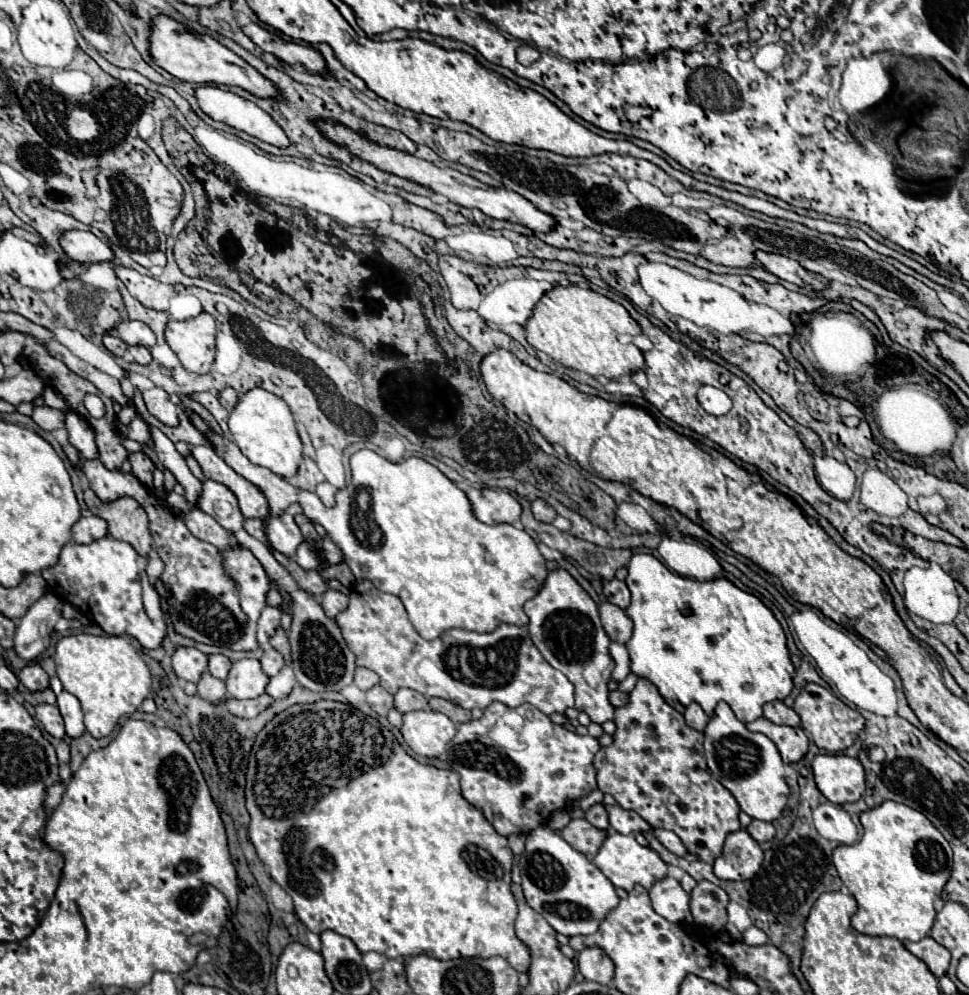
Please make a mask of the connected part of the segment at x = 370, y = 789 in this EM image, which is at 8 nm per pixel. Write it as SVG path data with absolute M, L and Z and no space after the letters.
M323 699L323 701L315 701L315 703L303 703L303 705L291 705L289 709L281 711L279 715L275 715L263 729L261 733L257 735L255 739L255 745L253 745L253 751L251 751L251 759L249 759L249 767L247 767L247 811L251 815L251 823L249 823L249 837L251 837L251 843L255 845L257 849L257 855L259 859L269 867L269 875L293 897L293 905L295 905L295 913L297 917L313 931L313 933L321 933L325 929L331 929L339 935L345 935L349 937L357 949L361 953L367 953L367 951L377 951L377 953L383 953L387 955L389 959L393 957L413 957L413 955L429 955L429 957L435 957L435 959L455 959L455 957L491 957L491 955L499 955L503 959L507 959L517 971L527 971L529 969L529 949L517 939L515 935L515 929L513 929L513 923L515 923L515 917L517 917L517 903L515 903L515 897L511 893L511 865L513 865L513 851L507 843L507 837L499 835L493 825L485 819L483 811L475 805L471 805L463 795L461 795L461 789L459 789L459 775L453 771L453 769L437 769L433 765L425 765L425 763L419 763L417 759L413 759L411 755L405 753L405 749L397 743L395 735L385 727L381 725L377 719L375 719L375 725L371 723L371 719L363 713L359 713L355 707L351 707L349 703L341 703L341 701L329 701L329 699Z

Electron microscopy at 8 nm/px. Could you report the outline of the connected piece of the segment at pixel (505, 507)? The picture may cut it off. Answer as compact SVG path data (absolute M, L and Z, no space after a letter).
M469 489L467 497L471 499L475 517L485 525L497 523L517 523L521 519L521 505L509 493L501 489Z

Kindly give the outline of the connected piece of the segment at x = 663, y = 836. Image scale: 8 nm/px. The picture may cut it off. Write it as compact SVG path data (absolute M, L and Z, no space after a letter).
M655 829L655 837L657 837L671 853L675 853L675 855L679 855L679 857L685 857L685 855L687 855L687 849L685 849L683 841L679 841L679 837L677 837L675 833L671 833L671 831L667 831L667 829Z

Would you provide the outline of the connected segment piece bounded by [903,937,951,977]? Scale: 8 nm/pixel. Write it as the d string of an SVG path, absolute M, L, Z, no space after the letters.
M925 937L921 941L905 941L903 943L913 955L917 955L921 961L925 961L929 965L929 969L941 977L951 961L951 953L947 953L947 949L943 949L943 945L939 945L933 937Z

